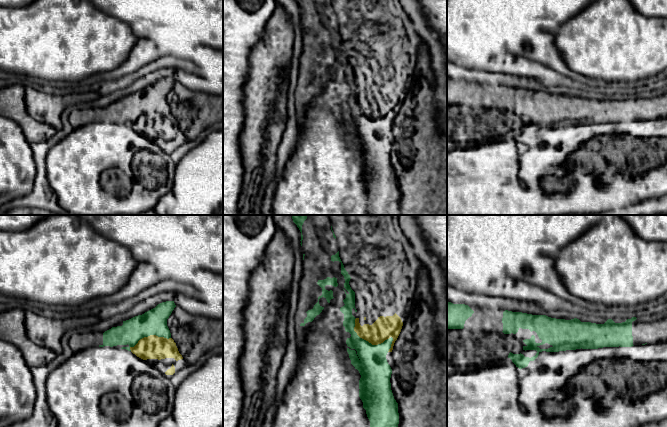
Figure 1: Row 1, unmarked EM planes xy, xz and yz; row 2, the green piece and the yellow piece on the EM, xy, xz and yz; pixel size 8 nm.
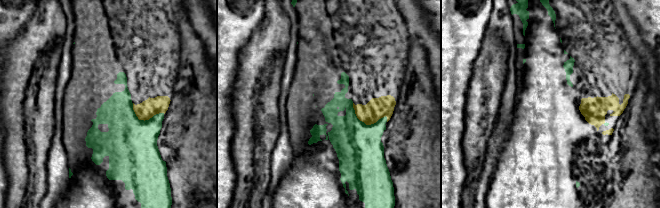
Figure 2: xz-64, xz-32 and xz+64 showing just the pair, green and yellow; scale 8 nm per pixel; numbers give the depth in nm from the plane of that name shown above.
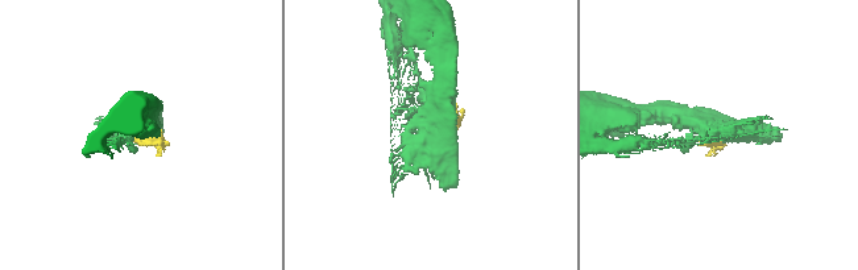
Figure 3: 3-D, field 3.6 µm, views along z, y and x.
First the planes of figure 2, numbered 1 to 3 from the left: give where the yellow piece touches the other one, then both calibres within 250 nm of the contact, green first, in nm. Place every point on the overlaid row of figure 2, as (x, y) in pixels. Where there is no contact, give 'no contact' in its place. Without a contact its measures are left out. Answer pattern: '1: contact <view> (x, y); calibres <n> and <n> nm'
1: contact xz-64 (143, 120); calibres 420 and 150 nm
2: contact xz-32 (367, 125); calibres 380 and 170 nm
3: no contact

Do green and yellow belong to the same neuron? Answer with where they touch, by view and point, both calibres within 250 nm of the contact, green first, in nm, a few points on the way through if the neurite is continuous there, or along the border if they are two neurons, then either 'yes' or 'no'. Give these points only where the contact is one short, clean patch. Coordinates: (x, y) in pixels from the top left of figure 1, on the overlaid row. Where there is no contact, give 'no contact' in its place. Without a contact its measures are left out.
xz (365, 340) | 240/180 nm | yes

